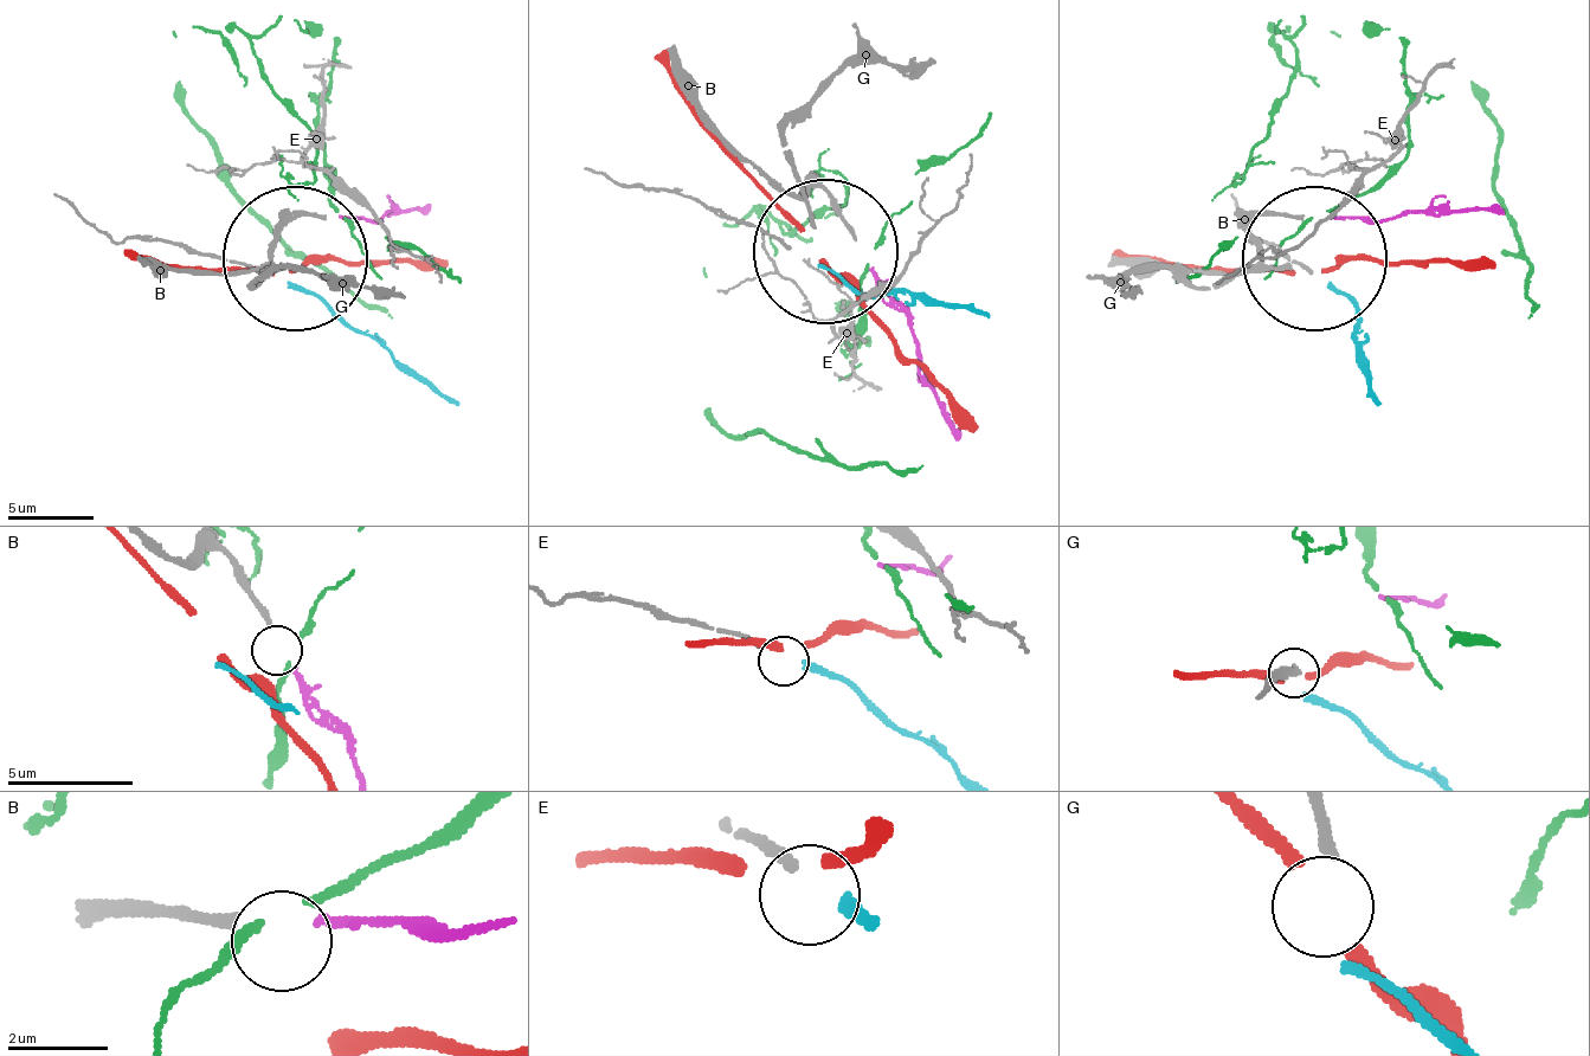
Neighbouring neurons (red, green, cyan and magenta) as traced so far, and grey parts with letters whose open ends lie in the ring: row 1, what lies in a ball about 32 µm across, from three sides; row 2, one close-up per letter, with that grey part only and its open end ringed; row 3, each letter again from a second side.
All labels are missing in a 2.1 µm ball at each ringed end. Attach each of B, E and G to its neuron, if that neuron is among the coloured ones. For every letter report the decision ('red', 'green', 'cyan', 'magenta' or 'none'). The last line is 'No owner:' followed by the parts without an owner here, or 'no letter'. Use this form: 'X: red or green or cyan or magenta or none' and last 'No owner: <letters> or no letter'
B: magenta
E: cyan
G: none
No owner: G

